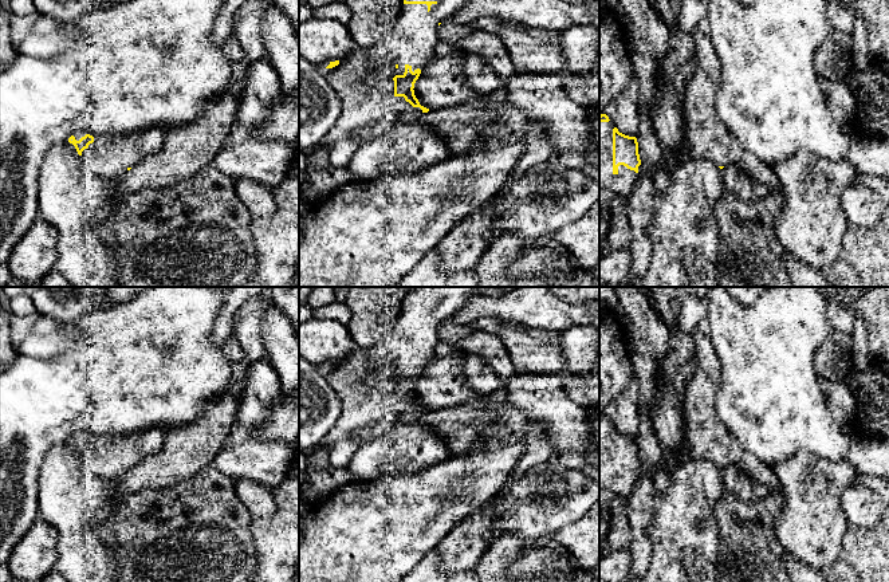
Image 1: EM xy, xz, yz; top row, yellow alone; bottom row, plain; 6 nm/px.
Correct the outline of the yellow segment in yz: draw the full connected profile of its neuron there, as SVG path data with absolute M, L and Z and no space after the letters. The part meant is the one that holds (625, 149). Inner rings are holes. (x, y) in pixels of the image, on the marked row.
M704 16L700 19L696 30L692 32L695 42L696 70L693 76L687 79L684 89L684 123L685 138L683 145L674 152L664 150L656 165L646 168L641 165L638 154L638 142L636 137L629 137L618 131L614 123L606 114L599 115L599 186L613 192L615 196L628 198L637 178L645 173L653 177L660 169L665 168L669 172L688 160L707 158L720 169L727 165L735 165L766 188L782 192L779 178L772 168L754 154L748 153L737 139L725 129L723 122L716 115L715 95L720 86L720 60L716 56L711 42L709 19Z

